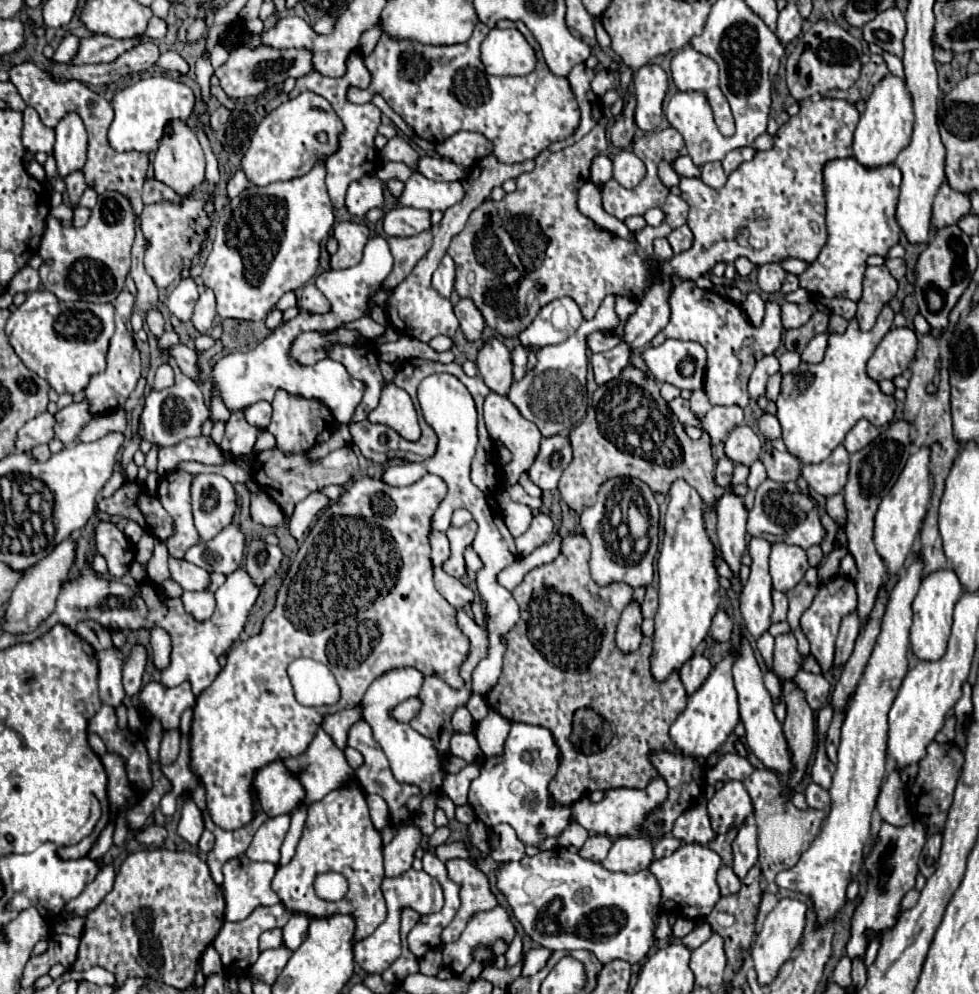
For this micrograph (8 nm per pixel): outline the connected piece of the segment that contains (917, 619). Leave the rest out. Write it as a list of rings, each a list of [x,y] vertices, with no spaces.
[[[951,569],[935,571],[927,575],[921,581],[919,593],[913,601],[913,627],[911,627],[911,653],[919,661],[937,661],[945,655],[947,639],[951,633],[951,621],[953,621],[953,607],[959,601],[963,589],[959,585],[959,579]]]

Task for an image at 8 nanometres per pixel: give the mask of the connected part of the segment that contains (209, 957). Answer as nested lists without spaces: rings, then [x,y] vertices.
[[[213,945],[205,951],[205,955],[201,959],[201,967],[203,967],[203,975],[205,977],[209,977],[213,973],[219,973],[223,969],[223,963],[219,961],[219,953],[215,953],[215,947]]]

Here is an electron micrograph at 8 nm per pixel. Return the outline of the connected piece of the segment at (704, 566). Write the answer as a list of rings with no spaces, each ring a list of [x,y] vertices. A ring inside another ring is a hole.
[[[683,479],[669,489],[663,541],[671,541],[671,551],[661,553],[659,573],[659,609],[655,615],[655,635],[651,651],[651,675],[665,681],[691,659],[697,645],[707,637],[711,619],[719,607],[719,577],[713,567],[713,543],[703,525],[703,501],[699,493]]]

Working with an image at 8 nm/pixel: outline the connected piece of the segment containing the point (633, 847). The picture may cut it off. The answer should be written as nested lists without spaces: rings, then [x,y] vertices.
[[[619,837],[613,847],[609,849],[607,857],[601,865],[607,871],[623,871],[623,873],[637,873],[649,869],[653,861],[653,843],[647,837]]]

